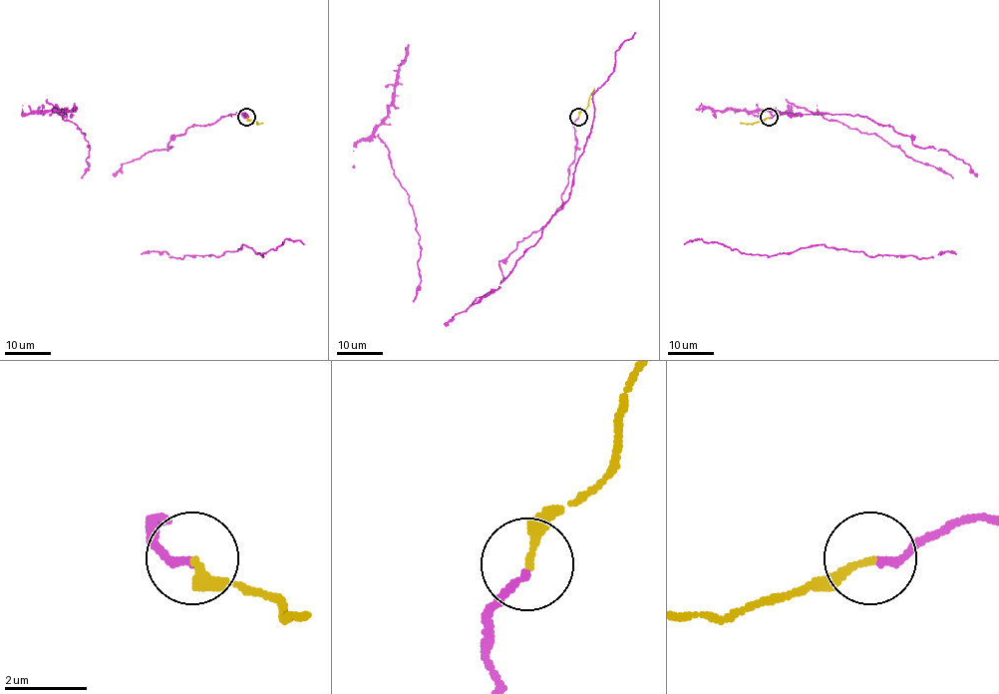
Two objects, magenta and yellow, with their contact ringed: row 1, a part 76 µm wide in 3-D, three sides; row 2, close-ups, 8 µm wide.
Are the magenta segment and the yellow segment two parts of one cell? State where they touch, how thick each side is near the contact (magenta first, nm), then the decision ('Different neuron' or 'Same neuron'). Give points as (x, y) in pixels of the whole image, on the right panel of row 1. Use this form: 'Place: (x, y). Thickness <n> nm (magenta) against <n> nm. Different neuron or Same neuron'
Place: (769, 117). Thickness 180 nm (magenta) against 190 nm. Same neuron

